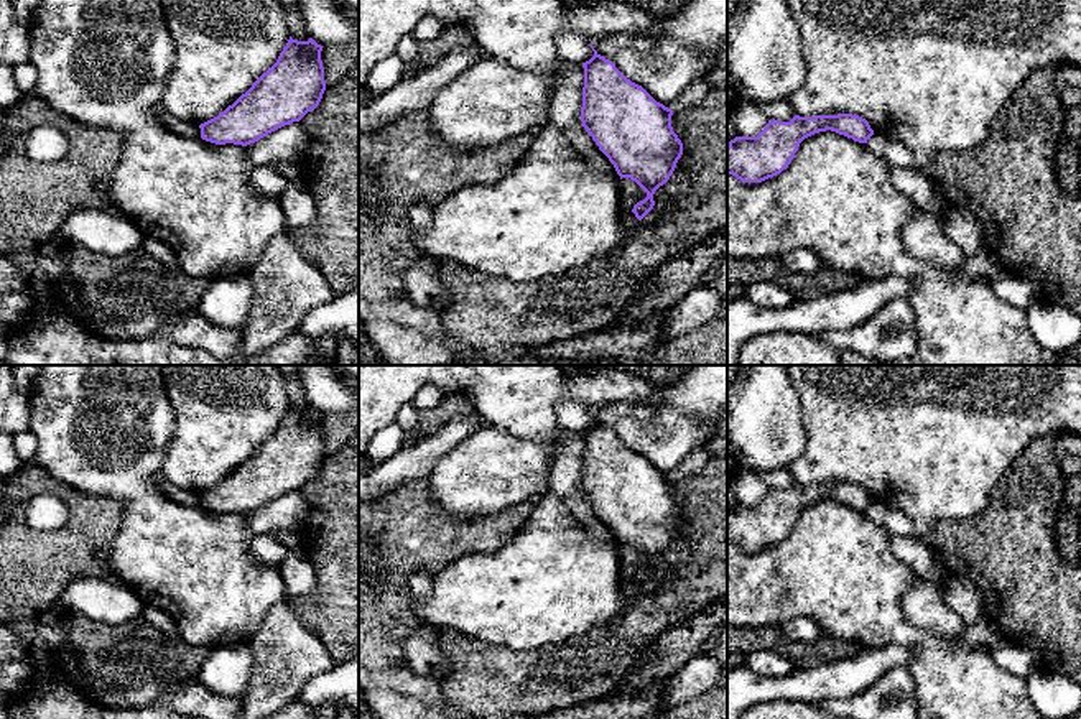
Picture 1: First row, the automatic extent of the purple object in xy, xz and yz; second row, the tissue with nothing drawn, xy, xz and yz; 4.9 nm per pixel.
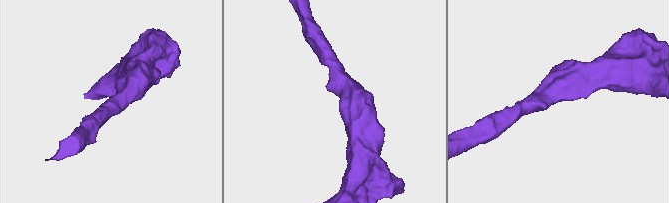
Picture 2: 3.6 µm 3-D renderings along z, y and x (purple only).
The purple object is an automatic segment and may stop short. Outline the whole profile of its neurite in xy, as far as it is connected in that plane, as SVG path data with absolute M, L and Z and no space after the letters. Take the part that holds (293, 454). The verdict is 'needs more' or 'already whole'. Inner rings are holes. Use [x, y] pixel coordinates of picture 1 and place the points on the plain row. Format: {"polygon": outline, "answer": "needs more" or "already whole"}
{"polygon": "M290 405L276 431L245 462L199 494L201 507L247 515L299 490L319 474L326 459L321 420L313 406L298 410Z", "answer": "already whole"}

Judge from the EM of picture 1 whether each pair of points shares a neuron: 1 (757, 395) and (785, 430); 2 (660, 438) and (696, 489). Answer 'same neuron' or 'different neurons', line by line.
1: same neuron
2: different neurons

